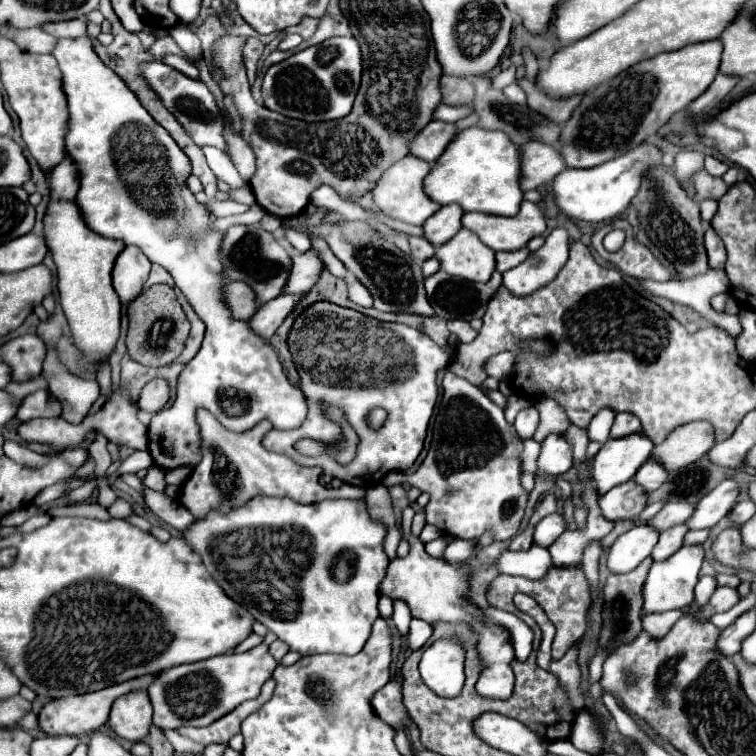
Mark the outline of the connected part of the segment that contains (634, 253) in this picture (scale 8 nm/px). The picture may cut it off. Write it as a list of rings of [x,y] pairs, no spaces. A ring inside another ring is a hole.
[[[616,218],[616,220],[608,222],[608,230],[598,228],[598,230],[592,234],[590,244],[596,248],[596,252],[598,252],[604,260],[616,264],[622,274],[640,274],[640,278],[652,278],[652,280],[662,280],[662,282],[674,278],[674,274],[670,274],[670,270],[650,252],[650,248],[644,246],[642,242],[638,242],[638,240],[634,238],[634,232],[632,232],[632,226],[628,224],[628,220]],[[614,228],[622,228],[622,230],[626,232],[626,242],[624,242],[624,246],[622,246],[618,252],[610,254],[610,252],[604,250],[602,238],[604,238],[610,230],[614,230]]]

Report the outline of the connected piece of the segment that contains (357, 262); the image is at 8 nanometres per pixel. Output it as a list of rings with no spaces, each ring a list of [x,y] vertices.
[[[342,220],[336,224],[320,224],[308,227],[308,236],[324,238],[334,252],[334,256],[352,272],[372,294],[374,308],[384,312],[412,312],[412,314],[434,314],[432,306],[426,300],[424,292],[424,276],[420,272],[420,264],[402,252],[396,244],[388,242],[382,234],[378,234],[364,220]]]

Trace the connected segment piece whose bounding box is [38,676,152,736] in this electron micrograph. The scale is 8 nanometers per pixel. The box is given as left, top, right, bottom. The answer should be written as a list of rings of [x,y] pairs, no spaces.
[[[144,676],[144,678],[134,678],[134,680],[128,680],[128,682],[122,682],[122,684],[116,684],[116,686],[108,686],[104,690],[98,690],[98,692],[88,692],[88,694],[78,694],[78,696],[66,696],[66,698],[56,698],[56,700],[50,700],[42,706],[40,714],[38,714],[38,726],[44,734],[48,736],[62,736],[62,734],[74,734],[74,736],[80,736],[80,734],[86,734],[86,732],[92,732],[92,730],[98,730],[100,726],[106,724],[108,720],[108,714],[110,714],[110,706],[112,702],[122,696],[122,694],[128,694],[132,690],[142,690],[142,688],[148,688],[148,684],[152,682],[152,676]]]

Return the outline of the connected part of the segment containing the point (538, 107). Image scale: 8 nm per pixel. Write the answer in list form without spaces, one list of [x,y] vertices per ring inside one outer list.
[[[522,82],[522,88],[528,98],[528,108],[546,116],[554,124],[566,122],[570,118],[572,110],[576,108],[576,102],[580,102],[580,98],[564,98],[560,102],[556,102],[552,98],[544,98],[544,94],[540,94],[540,90],[536,90],[536,86],[532,82]]]

